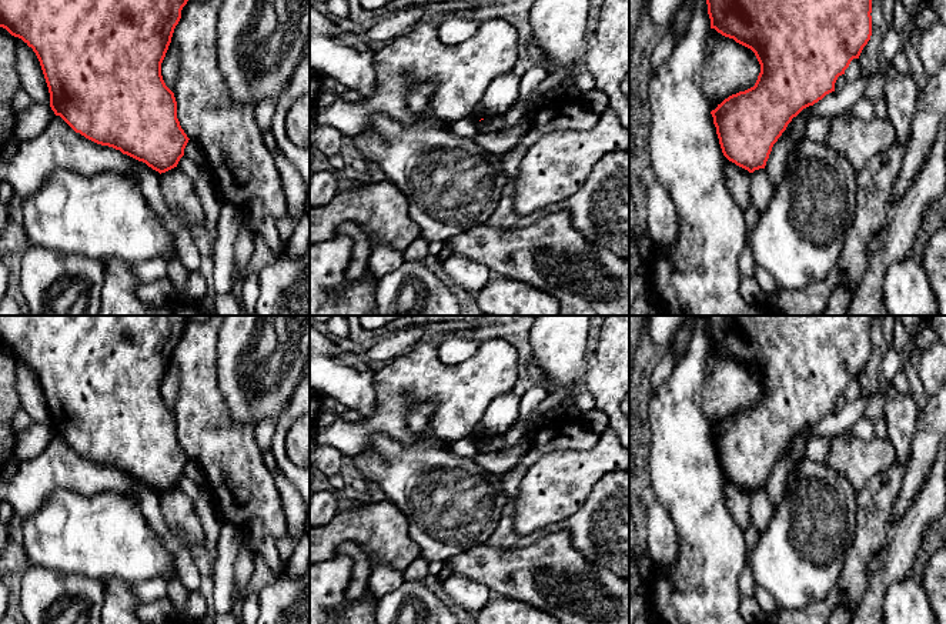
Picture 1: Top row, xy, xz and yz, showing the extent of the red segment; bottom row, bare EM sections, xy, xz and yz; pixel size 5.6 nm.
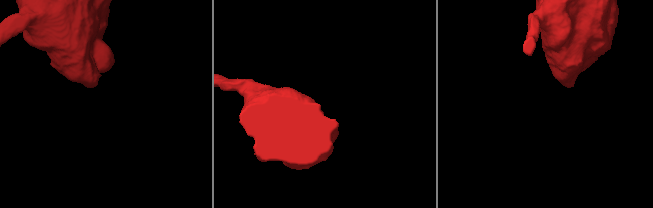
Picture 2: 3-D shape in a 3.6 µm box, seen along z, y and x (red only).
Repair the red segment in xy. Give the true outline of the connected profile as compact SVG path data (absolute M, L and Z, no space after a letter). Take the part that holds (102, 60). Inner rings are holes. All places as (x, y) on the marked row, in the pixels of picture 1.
M0 0L0 27L11 36L21 39L36 53L50 93L50 107L76 133L86 139L120 150L153 170L166 173L177 167L184 156L188 137L177 119L177 101L174 93L166 86L161 76L161 63L166 57L176 26L181 19L181 10L188 0Z

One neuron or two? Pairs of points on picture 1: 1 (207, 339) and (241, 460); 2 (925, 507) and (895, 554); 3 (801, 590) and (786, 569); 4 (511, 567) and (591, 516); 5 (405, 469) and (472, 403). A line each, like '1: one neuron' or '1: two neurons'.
1: one neuron
2: one neuron
3: one neuron
4: two neurons
5: two neurons

